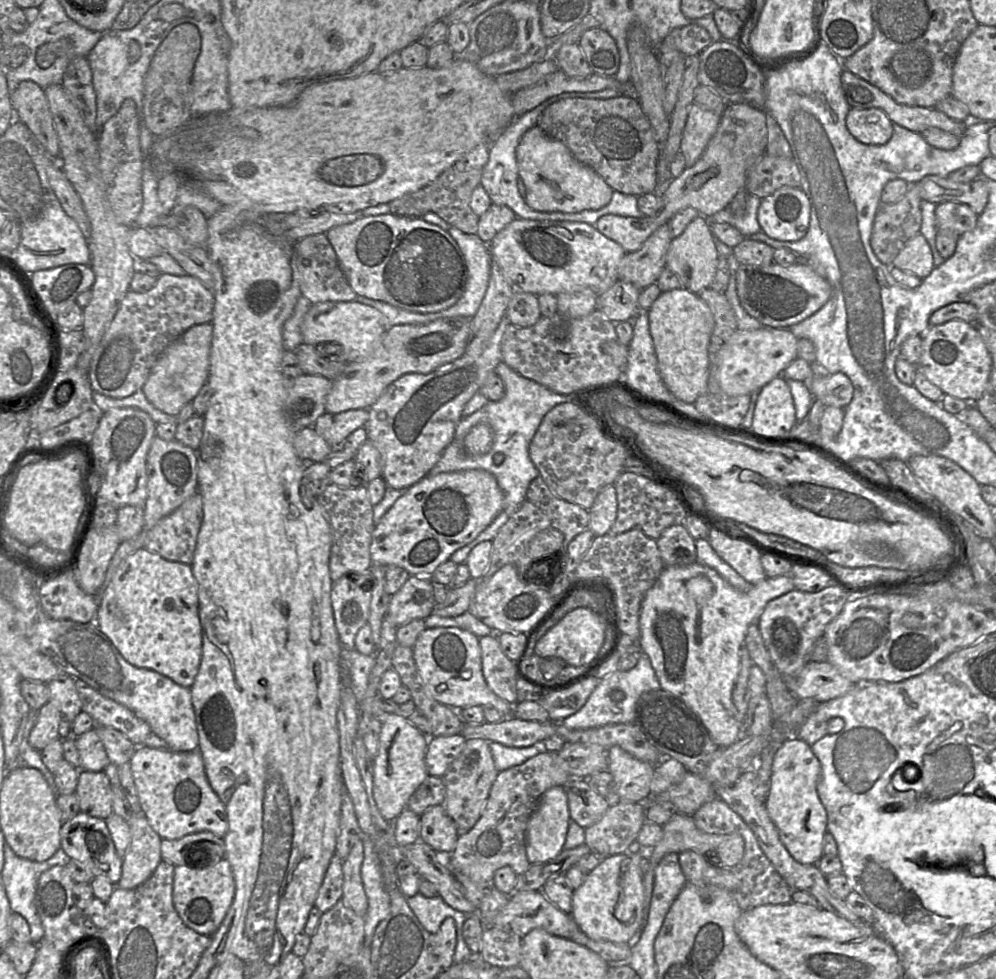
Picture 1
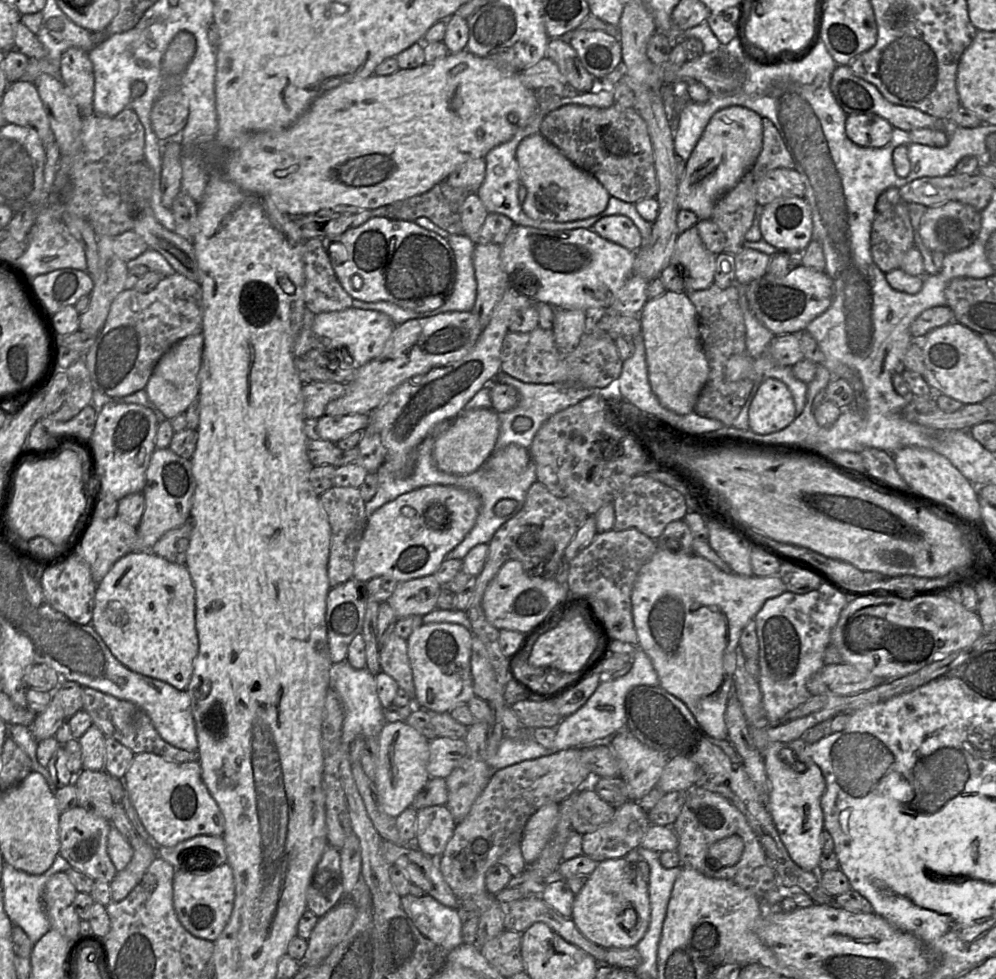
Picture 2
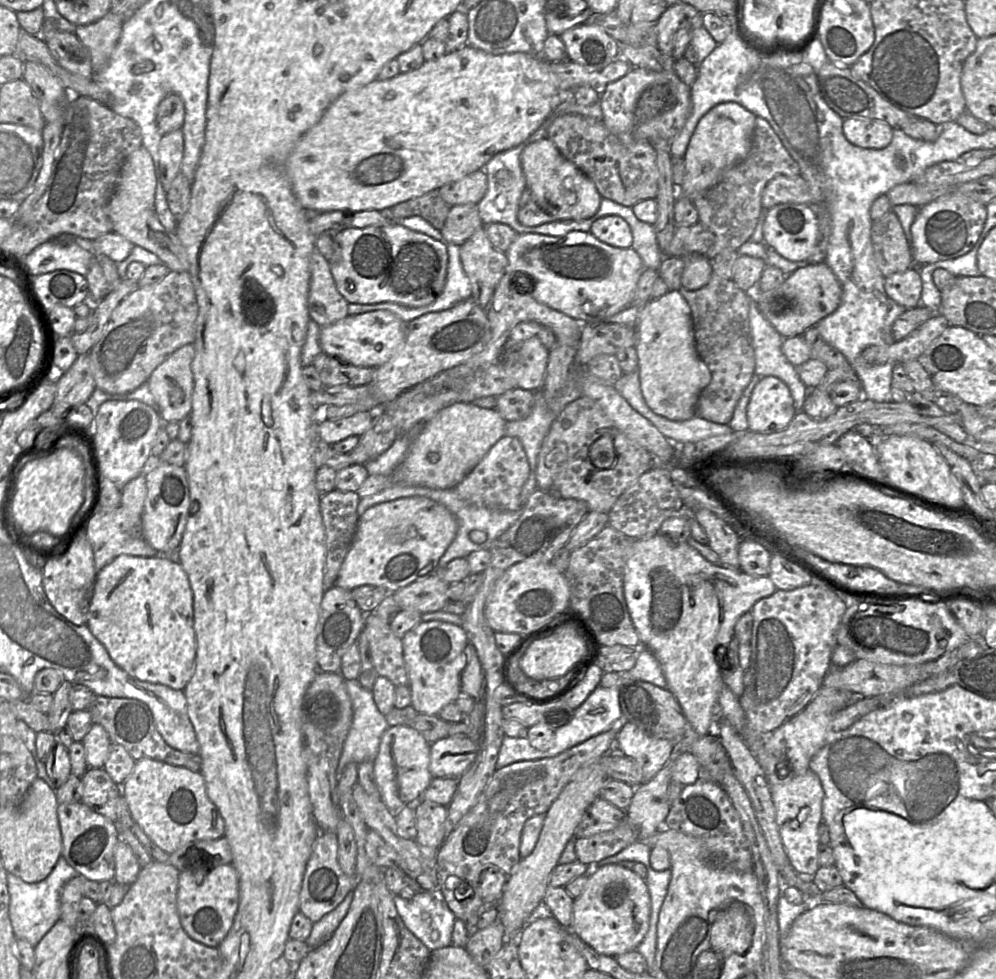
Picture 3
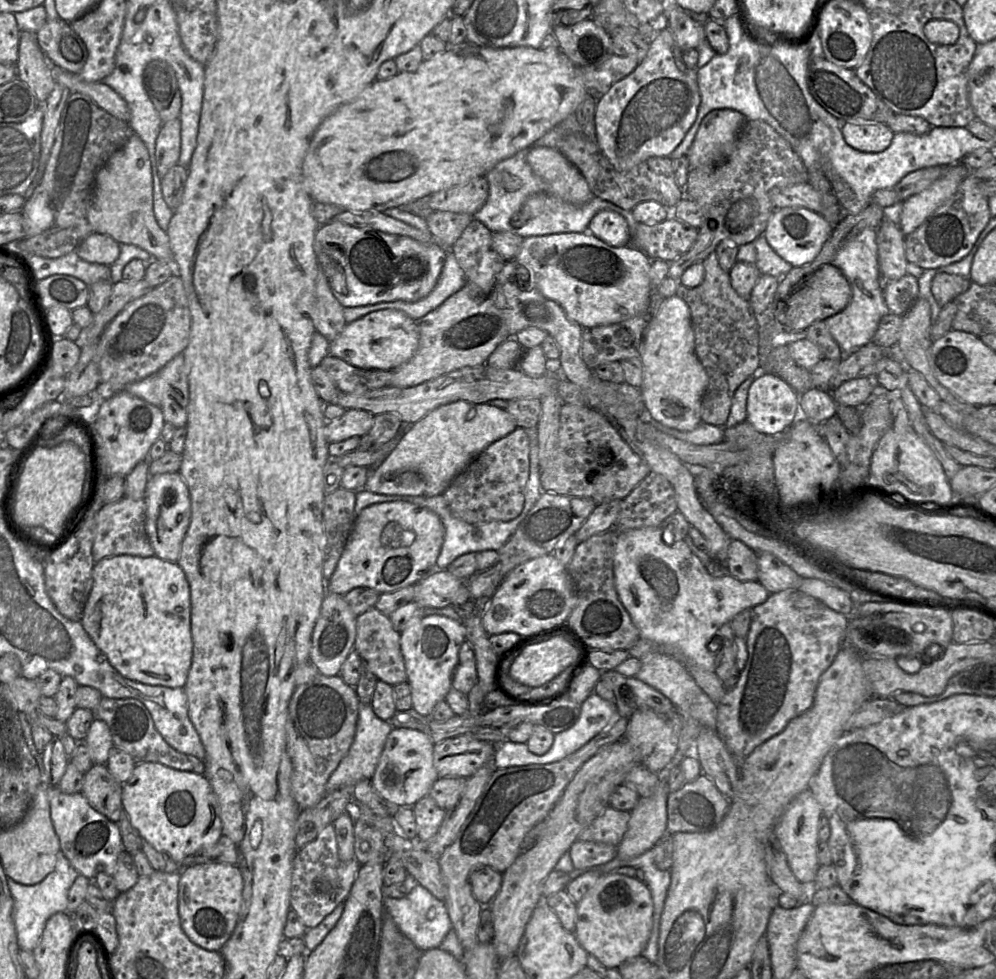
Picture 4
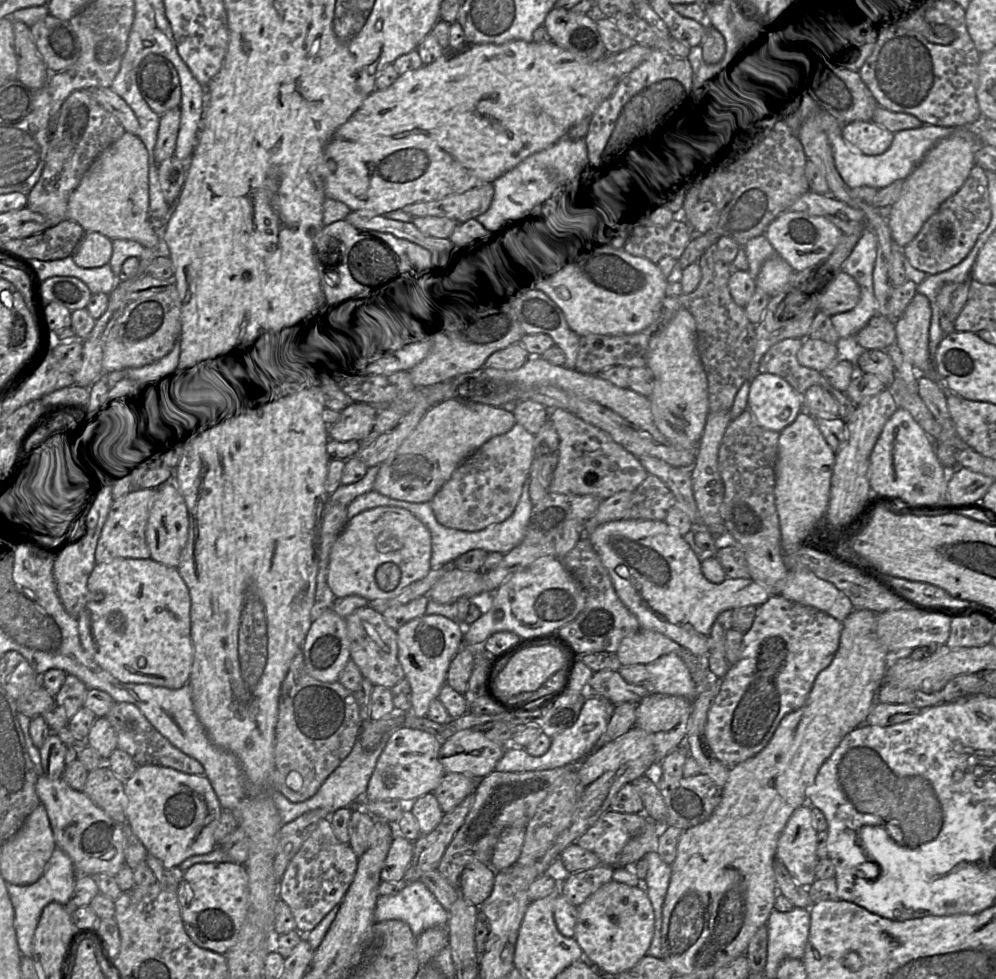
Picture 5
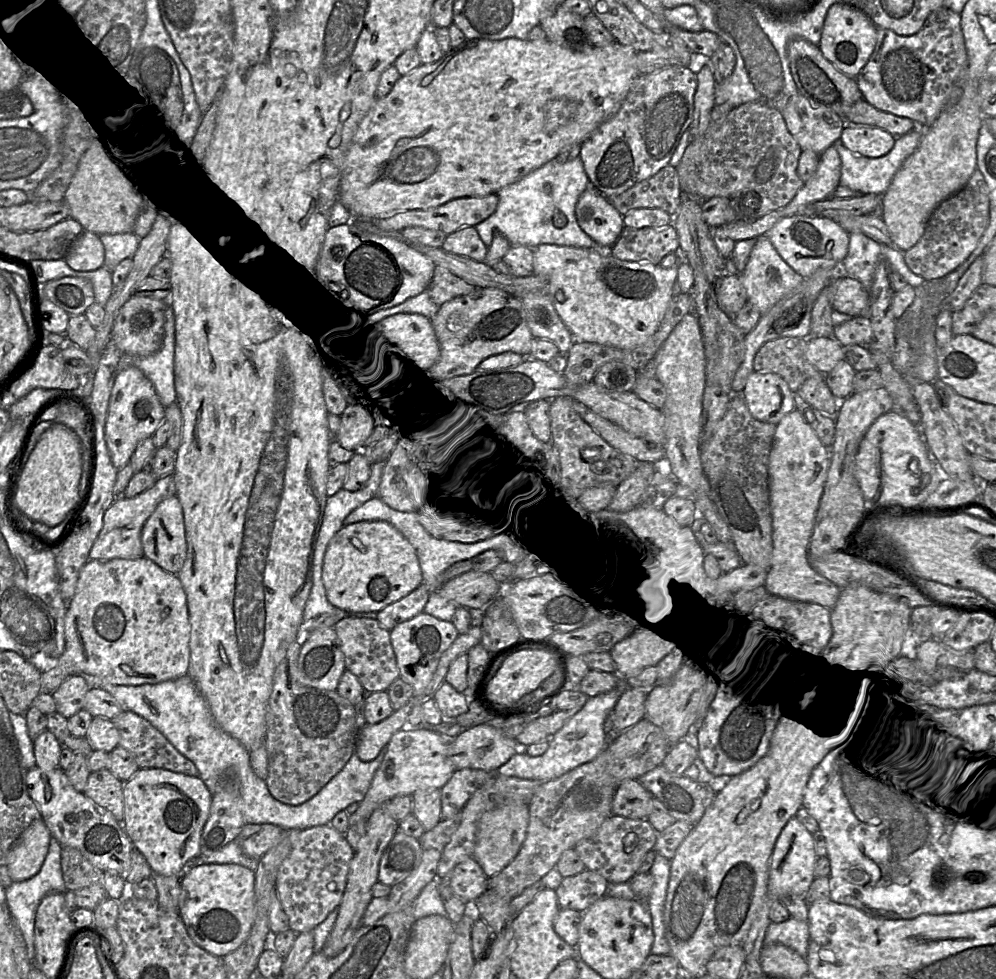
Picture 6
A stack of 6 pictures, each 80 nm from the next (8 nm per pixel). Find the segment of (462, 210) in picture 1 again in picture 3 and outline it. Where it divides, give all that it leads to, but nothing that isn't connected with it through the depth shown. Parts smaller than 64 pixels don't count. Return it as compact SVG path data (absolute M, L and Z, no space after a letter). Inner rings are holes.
M434 189L422 196L400 202L390 207L393 216L396 218L420 216L438 230L442 229L450 208L451 205L442 199L439 189Z

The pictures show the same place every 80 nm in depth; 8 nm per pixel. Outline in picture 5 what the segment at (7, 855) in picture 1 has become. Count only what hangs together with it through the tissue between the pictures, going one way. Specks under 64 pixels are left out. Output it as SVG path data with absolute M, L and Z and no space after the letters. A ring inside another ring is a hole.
M56 847L46 864L43 875L37 882L24 886L6 882L14 908L14 927L18 947L23 957L33 957L34 934L44 907L51 902L65 906L72 897L76 880L77 870L72 860L63 850Z

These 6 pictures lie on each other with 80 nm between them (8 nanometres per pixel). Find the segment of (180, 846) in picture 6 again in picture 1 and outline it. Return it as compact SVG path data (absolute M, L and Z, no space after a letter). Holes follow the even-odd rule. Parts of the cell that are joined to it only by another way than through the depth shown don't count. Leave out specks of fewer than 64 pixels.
M137 747L130 767L141 810L161 839L178 840L198 832L211 832L223 839L228 829L226 811L207 780L198 750L173 752Z

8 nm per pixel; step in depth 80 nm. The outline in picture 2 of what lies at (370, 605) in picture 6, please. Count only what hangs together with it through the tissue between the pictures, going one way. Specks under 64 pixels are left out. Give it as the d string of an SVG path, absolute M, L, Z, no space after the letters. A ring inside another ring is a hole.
M443 485L418 488L384 504L367 519L355 555L352 579L367 583L375 577L387 576L397 583L402 583L434 575L447 553L461 543L471 531L478 517L480 506L480 497L474 492Z

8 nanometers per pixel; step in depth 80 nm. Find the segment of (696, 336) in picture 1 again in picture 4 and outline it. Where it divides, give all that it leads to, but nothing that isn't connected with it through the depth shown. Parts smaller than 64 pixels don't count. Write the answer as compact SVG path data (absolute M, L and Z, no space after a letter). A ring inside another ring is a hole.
M676 294L666 298L651 318L641 346L644 377L640 388L645 409L661 424L680 431L692 431L701 422L701 402L708 375L695 354L691 311Z

